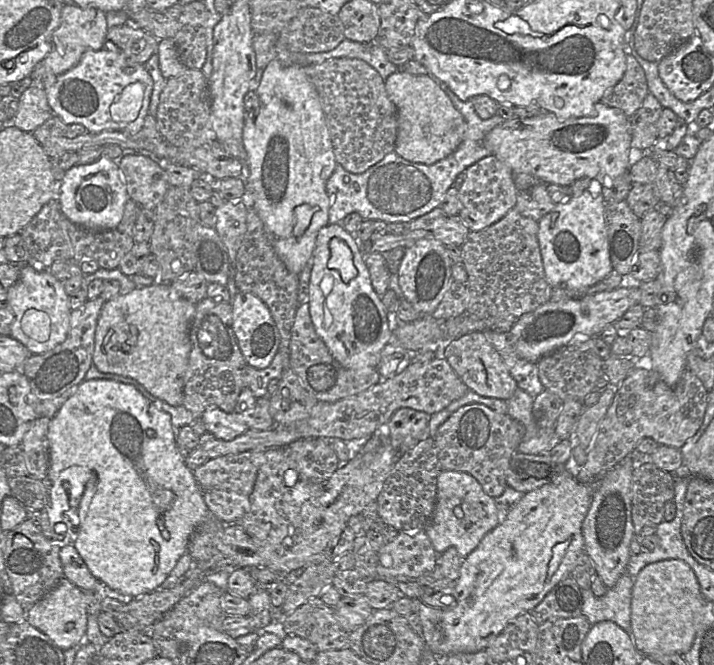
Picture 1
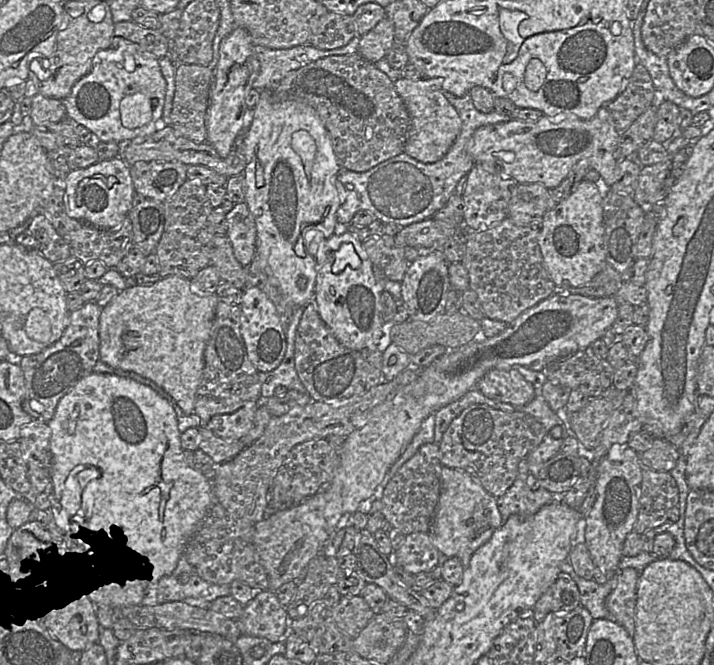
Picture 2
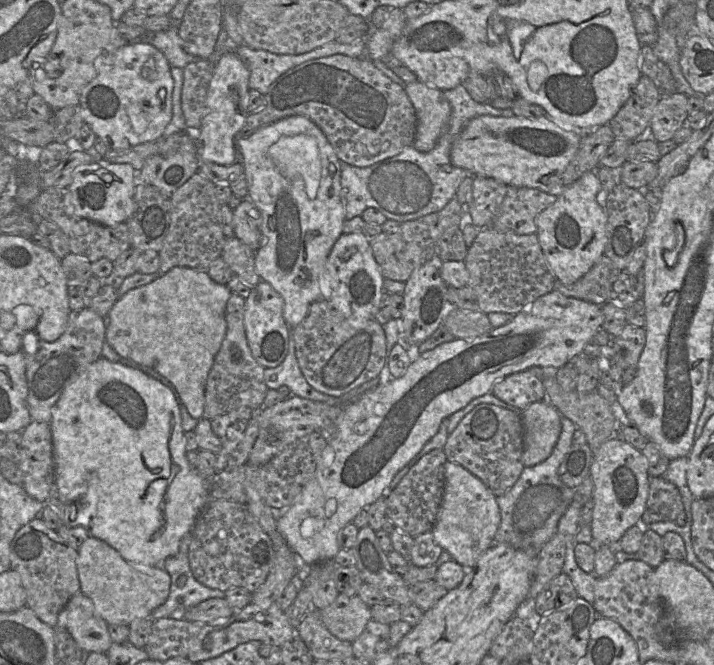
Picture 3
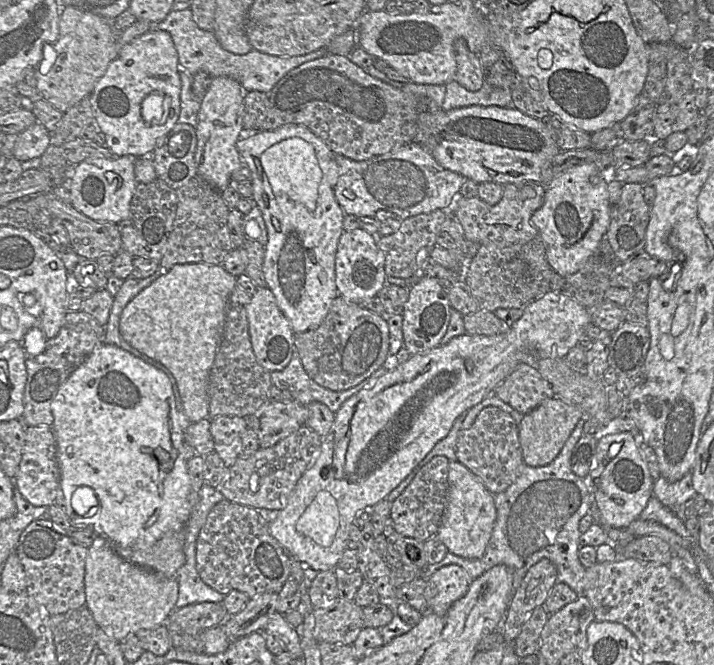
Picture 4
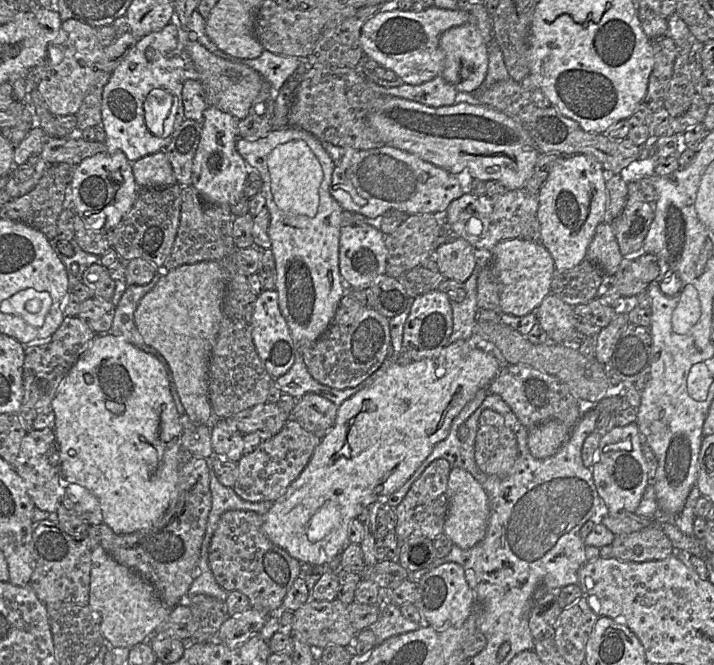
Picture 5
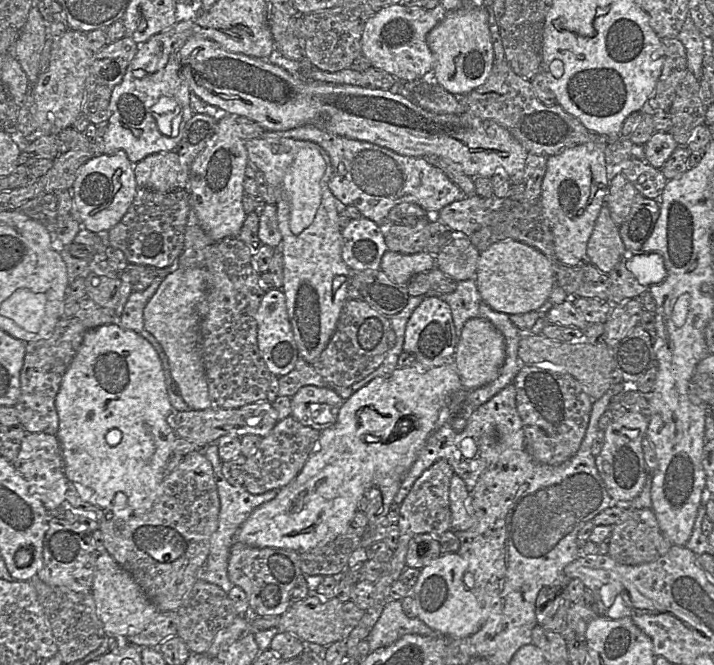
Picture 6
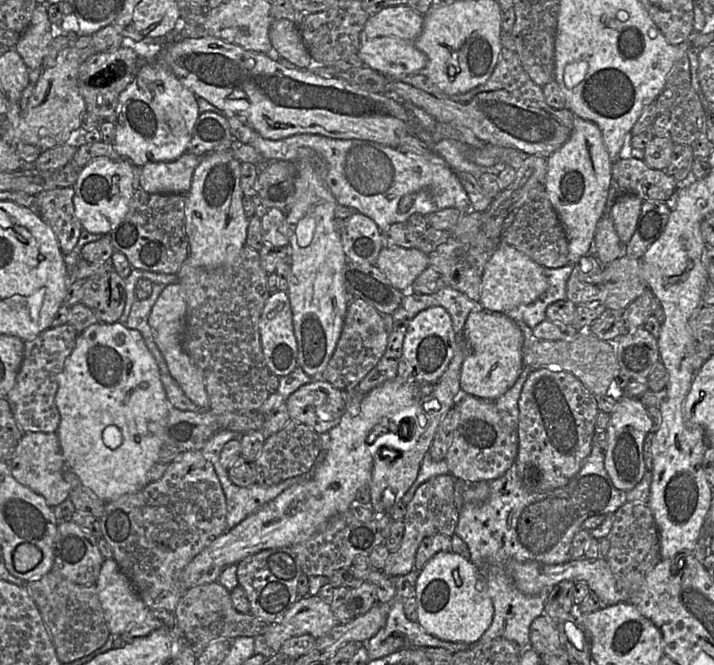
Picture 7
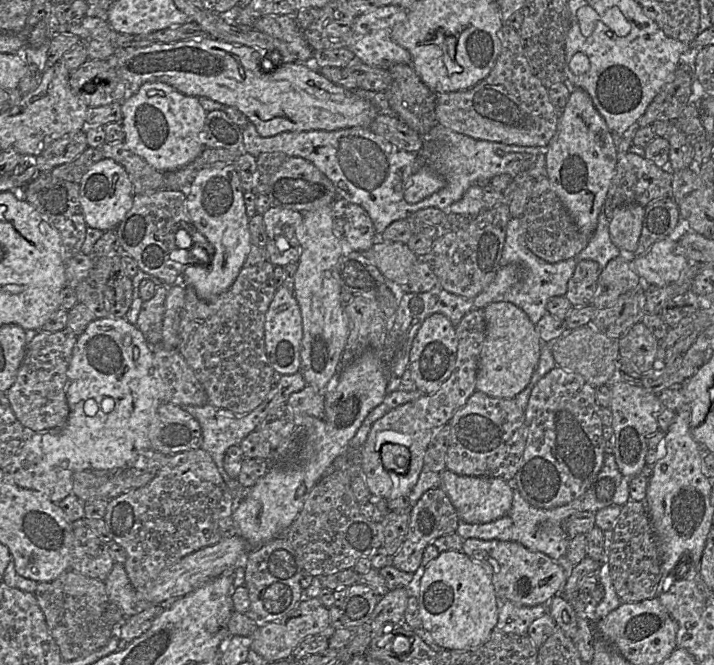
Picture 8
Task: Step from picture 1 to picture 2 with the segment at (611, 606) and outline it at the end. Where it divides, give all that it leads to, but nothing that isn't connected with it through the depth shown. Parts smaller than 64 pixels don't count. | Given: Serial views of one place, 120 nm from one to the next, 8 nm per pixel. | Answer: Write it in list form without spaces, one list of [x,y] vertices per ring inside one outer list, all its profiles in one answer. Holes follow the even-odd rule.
[[[569,556],[561,564],[561,571],[568,573],[577,584],[580,603],[590,612],[593,620],[605,618],[615,621],[606,608],[605,600],[617,584],[617,573],[604,584],[598,584],[594,580],[586,580],[574,572]]]

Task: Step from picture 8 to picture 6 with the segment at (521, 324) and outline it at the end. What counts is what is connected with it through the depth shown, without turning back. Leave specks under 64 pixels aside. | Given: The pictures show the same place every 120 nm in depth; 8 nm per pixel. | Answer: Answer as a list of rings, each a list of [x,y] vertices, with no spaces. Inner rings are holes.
[[[481,317],[465,322],[453,356],[453,365],[464,389],[472,391],[494,381],[500,374],[505,358],[505,339],[491,322]]]

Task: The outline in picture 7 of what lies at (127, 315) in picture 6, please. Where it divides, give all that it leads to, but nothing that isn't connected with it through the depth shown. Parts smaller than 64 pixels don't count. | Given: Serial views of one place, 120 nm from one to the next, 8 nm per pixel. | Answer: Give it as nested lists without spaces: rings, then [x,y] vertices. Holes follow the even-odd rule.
[[[153,283],[151,295],[144,300],[136,299],[132,305],[127,322],[125,324],[122,324],[128,329],[136,329],[142,334],[144,342],[153,355],[158,368],[159,363],[163,362],[160,358],[160,355],[156,351],[156,348],[154,347],[151,336],[149,334],[149,331],[151,330],[149,325],[149,315],[151,313],[153,305],[155,304],[164,288],[165,285]]]

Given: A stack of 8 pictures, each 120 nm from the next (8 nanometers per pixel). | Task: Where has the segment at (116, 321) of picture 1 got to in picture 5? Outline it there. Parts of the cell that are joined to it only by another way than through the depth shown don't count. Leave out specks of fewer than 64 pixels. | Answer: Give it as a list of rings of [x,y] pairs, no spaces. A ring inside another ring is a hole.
[[[218,261],[181,265],[160,277],[134,313],[134,323],[144,342],[167,361],[184,414],[194,424],[211,425],[215,419],[209,401],[208,362],[221,320],[227,282],[228,274]]]

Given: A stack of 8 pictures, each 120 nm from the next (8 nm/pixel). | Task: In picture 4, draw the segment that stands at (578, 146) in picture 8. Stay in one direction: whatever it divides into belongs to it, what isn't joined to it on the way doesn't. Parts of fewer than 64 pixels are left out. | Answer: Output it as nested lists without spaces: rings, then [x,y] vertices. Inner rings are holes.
[[[581,163],[558,173],[546,185],[544,203],[533,213],[531,222],[545,244],[548,263],[559,275],[575,274],[598,253],[610,224],[607,184],[596,164]]]

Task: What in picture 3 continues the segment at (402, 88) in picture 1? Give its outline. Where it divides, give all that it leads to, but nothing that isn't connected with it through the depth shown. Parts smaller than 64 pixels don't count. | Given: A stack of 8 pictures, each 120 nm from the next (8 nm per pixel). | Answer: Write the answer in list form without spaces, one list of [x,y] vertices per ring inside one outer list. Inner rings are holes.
[[[419,80],[406,83],[404,90],[416,115],[416,134],[412,146],[420,152],[432,150],[451,116],[451,105],[443,92]]]

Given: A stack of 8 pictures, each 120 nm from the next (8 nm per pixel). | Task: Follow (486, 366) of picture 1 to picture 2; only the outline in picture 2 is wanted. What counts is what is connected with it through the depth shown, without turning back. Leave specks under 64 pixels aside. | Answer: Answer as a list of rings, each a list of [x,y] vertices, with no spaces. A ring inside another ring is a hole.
[[[515,368],[492,369],[478,382],[478,389],[486,397],[522,407],[536,396],[534,386]]]

